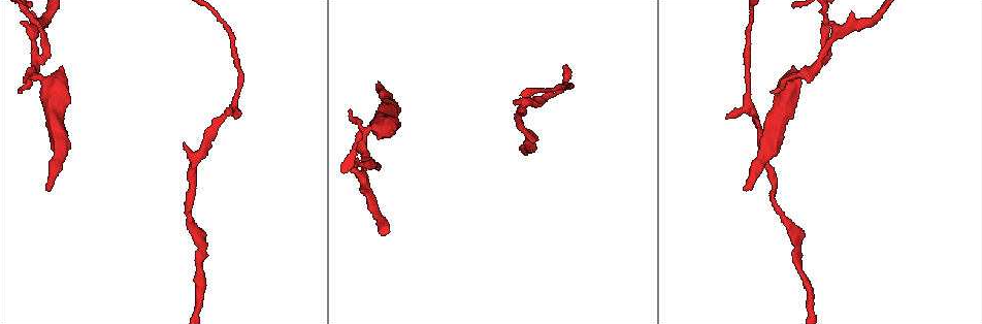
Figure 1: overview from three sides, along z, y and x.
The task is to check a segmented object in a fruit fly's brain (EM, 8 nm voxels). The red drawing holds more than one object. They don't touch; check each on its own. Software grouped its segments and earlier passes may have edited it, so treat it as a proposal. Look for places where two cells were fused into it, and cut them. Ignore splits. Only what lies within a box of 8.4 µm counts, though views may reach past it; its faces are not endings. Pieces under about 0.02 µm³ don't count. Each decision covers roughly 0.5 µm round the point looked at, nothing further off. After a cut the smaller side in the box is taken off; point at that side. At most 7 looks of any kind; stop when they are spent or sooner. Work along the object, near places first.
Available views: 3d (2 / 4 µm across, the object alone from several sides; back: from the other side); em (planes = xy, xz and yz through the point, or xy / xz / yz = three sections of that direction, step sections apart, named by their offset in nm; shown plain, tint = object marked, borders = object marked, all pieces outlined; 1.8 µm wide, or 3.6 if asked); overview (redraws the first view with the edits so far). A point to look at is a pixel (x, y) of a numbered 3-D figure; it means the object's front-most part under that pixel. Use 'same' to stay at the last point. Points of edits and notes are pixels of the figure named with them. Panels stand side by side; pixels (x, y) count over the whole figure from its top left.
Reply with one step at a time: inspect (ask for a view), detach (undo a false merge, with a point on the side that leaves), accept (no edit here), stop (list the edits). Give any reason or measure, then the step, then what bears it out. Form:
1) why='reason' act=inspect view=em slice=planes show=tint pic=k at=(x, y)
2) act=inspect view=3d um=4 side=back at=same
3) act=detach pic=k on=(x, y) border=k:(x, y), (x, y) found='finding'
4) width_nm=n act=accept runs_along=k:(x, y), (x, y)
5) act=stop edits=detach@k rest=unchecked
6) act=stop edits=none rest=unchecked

act=inspect view=em slice=xz step=4 show=tint pic=1 at=(239, 84)

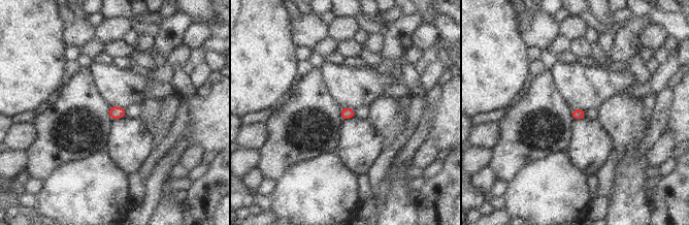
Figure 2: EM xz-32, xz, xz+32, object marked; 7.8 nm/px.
act=accept found='continuous, no second cell'

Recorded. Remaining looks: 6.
why='a narrow waist' act=inspect view=3d um=2 pic=1 at=(549, 88)

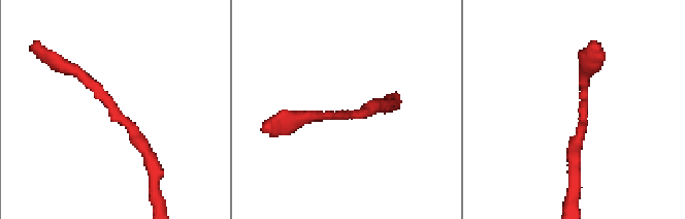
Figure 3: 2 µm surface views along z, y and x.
why='shape alone is not enough' act=inspect view=em slice=planes show=borders pic=3 at=(117, 112)

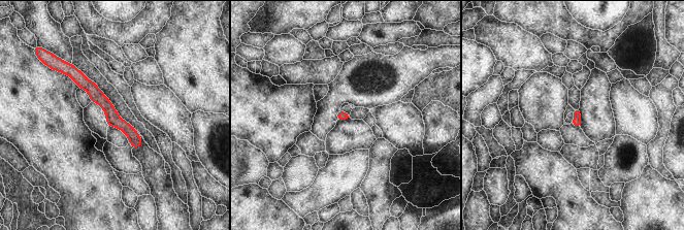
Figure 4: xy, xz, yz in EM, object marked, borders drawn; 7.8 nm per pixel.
width_nm=70 act=accept runs_along=4:(73, 70), (134, 137), (136, 144) found='all the same cell'

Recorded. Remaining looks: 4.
act=inspect view=3d um=4 pic=1 at=(817, 63)

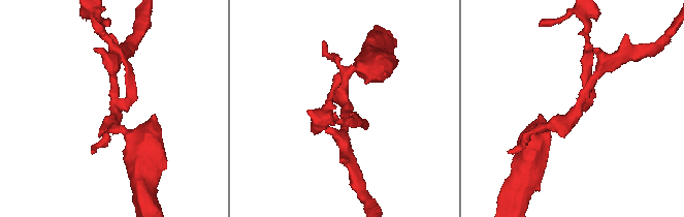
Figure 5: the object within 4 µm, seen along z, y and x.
act=inspect view=em slice=xz step=8 show=tint pic=5 at=(575, 110)

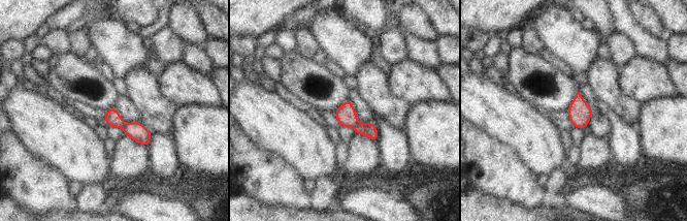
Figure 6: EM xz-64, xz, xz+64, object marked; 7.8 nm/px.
act=detach pic=6 on=(135, 130) border=6:(126, 123), (122, 128) found='two cells meet here'

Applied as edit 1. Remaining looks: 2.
act=stop edits=detach@6 rest=unchecked

